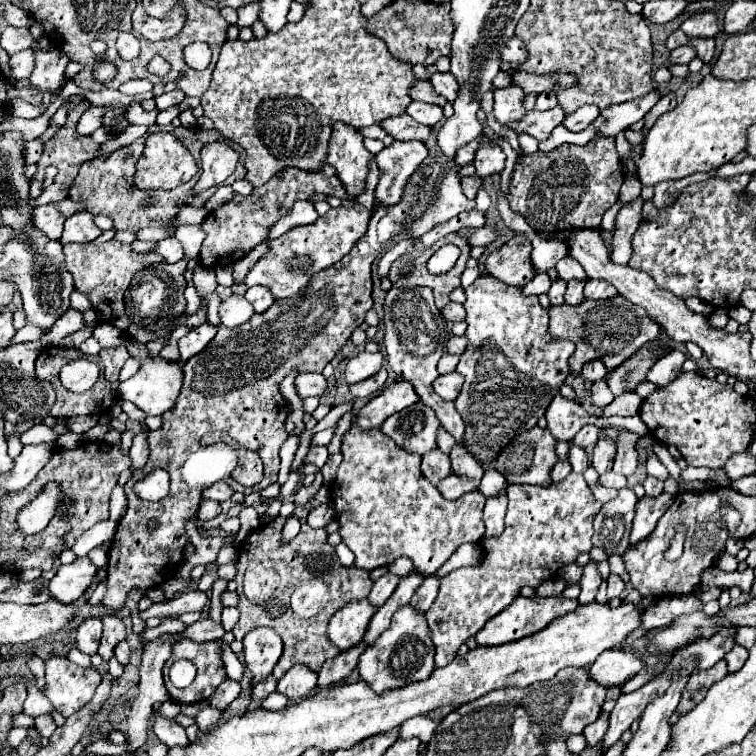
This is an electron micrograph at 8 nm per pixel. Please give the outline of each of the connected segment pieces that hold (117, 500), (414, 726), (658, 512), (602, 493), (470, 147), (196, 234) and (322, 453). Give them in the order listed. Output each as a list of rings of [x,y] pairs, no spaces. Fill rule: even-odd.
[[[116,486],[114,492],[112,492],[112,498],[110,498],[110,518],[114,522],[118,522],[126,512],[126,496],[124,496],[124,488],[122,486]]]
[[[416,716],[406,720],[400,728],[398,728],[398,738],[406,740],[406,738],[430,738],[432,732],[436,728],[436,722],[432,722],[426,716]]]
[[[666,492],[656,498],[644,496],[642,500],[638,500],[634,526],[632,526],[632,534],[630,534],[630,546],[636,546],[638,542],[642,542],[642,538],[648,538],[654,532],[660,516],[666,512],[670,502],[672,502],[672,496]]]
[[[594,486],[594,488],[592,488],[592,494],[596,496],[596,500],[600,500],[600,502],[604,504],[604,502],[610,502],[612,498],[616,498],[618,490],[612,490],[612,488],[604,488],[604,486]]]
[[[470,142],[466,146],[462,146],[458,152],[456,152],[456,158],[454,158],[454,164],[460,166],[460,164],[466,164],[466,162],[472,162],[474,160],[474,154],[476,154],[476,148],[478,148],[478,142]]]
[[[186,226],[186,228],[178,228],[174,238],[182,244],[184,248],[184,256],[186,258],[198,258],[202,240],[204,240],[204,230],[200,226]]]
[[[316,446],[316,448],[310,448],[310,452],[306,456],[306,462],[312,462],[314,466],[322,468],[328,456],[329,453],[326,446]]]

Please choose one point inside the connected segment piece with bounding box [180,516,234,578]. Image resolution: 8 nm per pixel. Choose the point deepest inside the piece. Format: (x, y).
(207, 548)

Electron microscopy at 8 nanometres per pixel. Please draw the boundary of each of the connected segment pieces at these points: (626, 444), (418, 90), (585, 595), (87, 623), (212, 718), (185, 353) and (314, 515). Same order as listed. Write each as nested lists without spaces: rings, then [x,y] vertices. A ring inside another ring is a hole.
[[[622,430],[620,438],[618,438],[618,452],[614,458],[614,472],[622,474],[622,476],[634,474],[636,462],[638,462],[638,452],[636,452],[634,444],[636,444],[636,436],[628,430]]]
[[[414,80],[414,86],[410,88],[410,98],[412,100],[422,100],[422,102],[432,102],[444,106],[446,100],[434,90],[434,86],[428,80]]]
[[[588,564],[584,568],[584,574],[582,574],[582,580],[580,580],[580,596],[578,596],[578,602],[584,606],[584,604],[590,604],[596,600],[596,594],[598,594],[598,586],[602,582],[602,576],[600,572],[596,570],[596,564]]]
[[[86,618],[76,630],[76,648],[84,654],[96,654],[98,642],[102,636],[102,622],[100,618]]]
[[[208,706],[208,708],[204,708],[204,710],[200,710],[200,712],[196,714],[194,722],[198,724],[200,732],[202,732],[202,734],[206,734],[206,732],[210,732],[210,730],[218,724],[218,720],[222,718],[222,714],[224,714],[224,710],[218,710],[218,708]]]
[[[202,324],[198,328],[194,328],[188,336],[180,338],[178,342],[178,348],[180,348],[180,358],[182,362],[186,362],[188,358],[196,356],[198,352],[202,352],[206,348],[206,344],[214,338],[216,334],[216,326],[210,326],[210,324]]]
[[[326,502],[326,504],[322,504],[322,506],[314,508],[314,510],[310,510],[310,514],[306,518],[306,522],[308,522],[310,528],[324,528],[332,520],[334,520],[334,508],[332,508],[330,502]]]

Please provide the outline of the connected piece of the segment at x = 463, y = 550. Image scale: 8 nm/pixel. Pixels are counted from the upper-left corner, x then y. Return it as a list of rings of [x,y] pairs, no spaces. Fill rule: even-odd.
[[[466,544],[466,546],[458,546],[458,550],[444,562],[444,566],[436,572],[440,576],[446,576],[448,572],[462,568],[462,566],[480,566],[484,562],[484,552],[480,548],[480,544]]]

